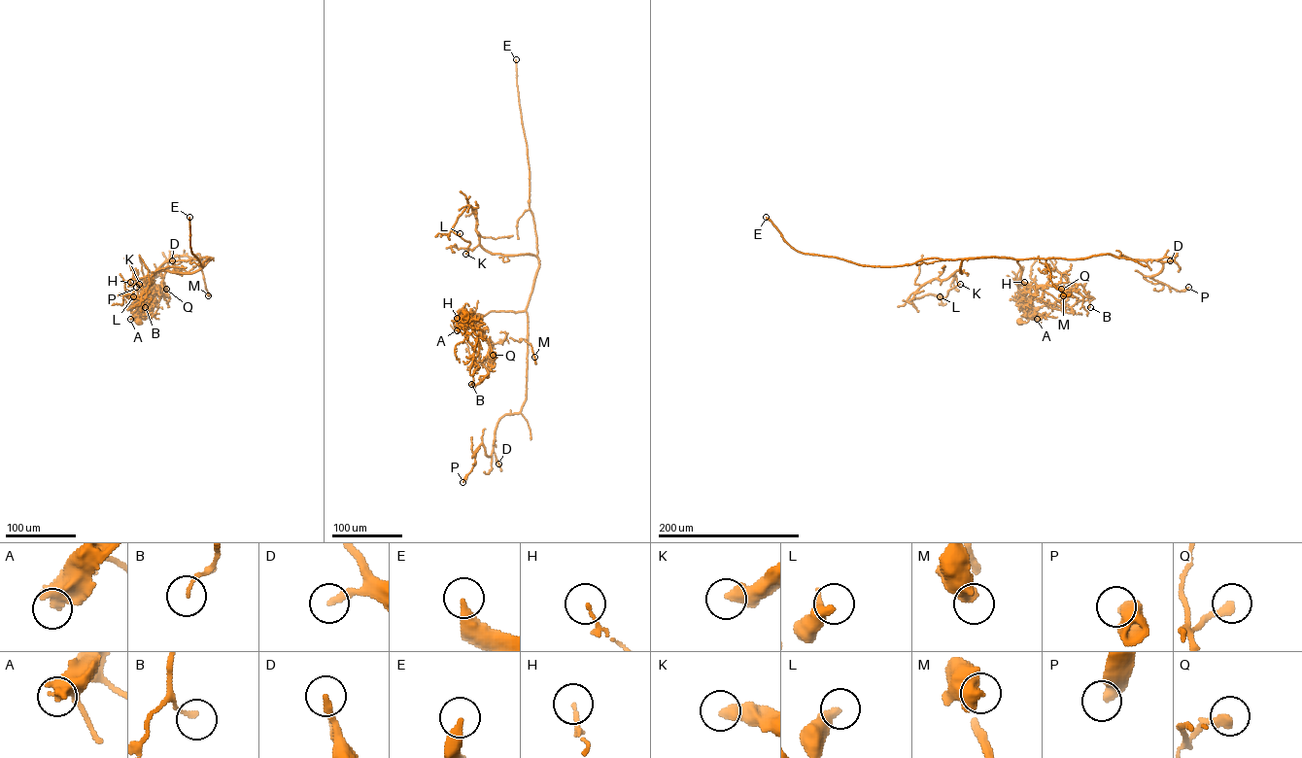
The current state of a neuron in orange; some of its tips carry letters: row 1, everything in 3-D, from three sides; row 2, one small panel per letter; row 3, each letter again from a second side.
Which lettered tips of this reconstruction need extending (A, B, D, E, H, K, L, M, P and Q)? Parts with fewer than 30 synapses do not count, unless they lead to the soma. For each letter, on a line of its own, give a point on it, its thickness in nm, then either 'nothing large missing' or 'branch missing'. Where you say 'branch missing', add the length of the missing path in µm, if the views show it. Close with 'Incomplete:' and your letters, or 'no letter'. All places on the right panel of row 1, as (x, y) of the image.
A: (1037, 319) | 600 nm | branch missing | 70 µm
B: (1090, 307) | 110 nm | nothing large missing
D: (1170, 260) | 260 nm | nothing large missing
E: (766, 217) | 360 nm | branch missing | 350 µm
H: (1024, 282) | 120 nm | nothing large missing
K: (960, 284) | 550 nm | nothing large missing
L: (940, 296) | 320 nm | nothing large missing
M: (1063, 295) | 650 nm | nothing large missing
P: (1188, 287) | 480 nm | nothing large missing
Q: (1061, 289) | 320 nm | nothing large missing
Incomplete: A, E

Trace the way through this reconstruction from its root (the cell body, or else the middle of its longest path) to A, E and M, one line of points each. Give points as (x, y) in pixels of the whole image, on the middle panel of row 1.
A: (465, 312), (467, 321), (462, 321), (462, 315), (462, 326), (457, 330)
E: (465, 312), (462, 322), (463, 315), (473, 322), (477, 314), (492, 311), (524, 311), (539, 266), (516, 59)
M: (465, 312), (462, 322), (463, 315), (473, 322), (477, 314), (492, 311), (525, 311), (525, 339), (534, 357)

